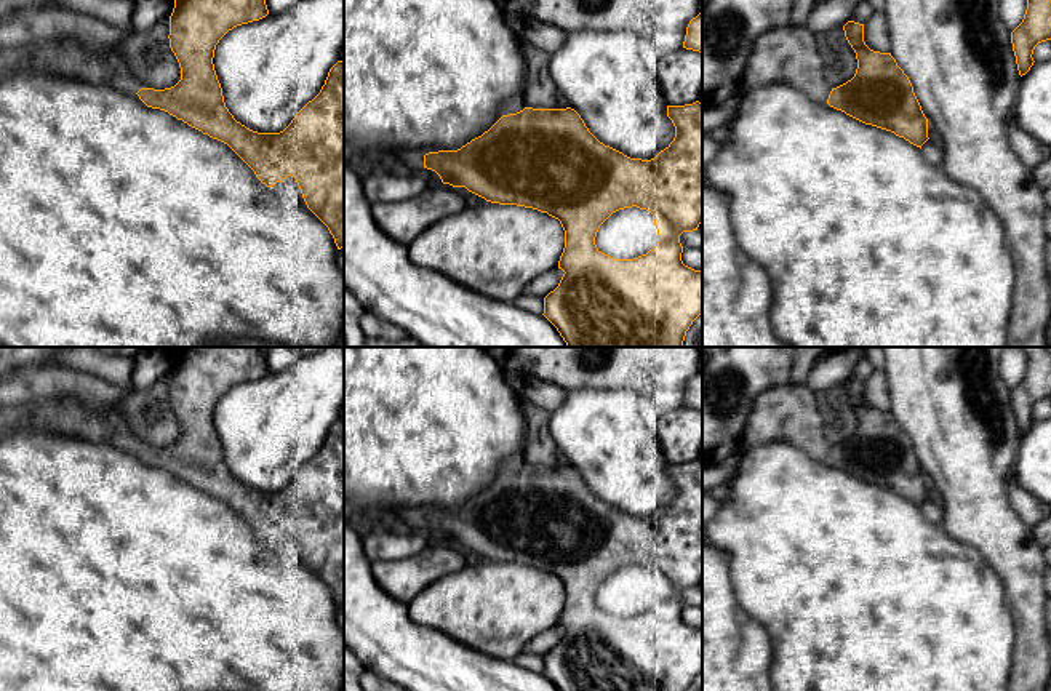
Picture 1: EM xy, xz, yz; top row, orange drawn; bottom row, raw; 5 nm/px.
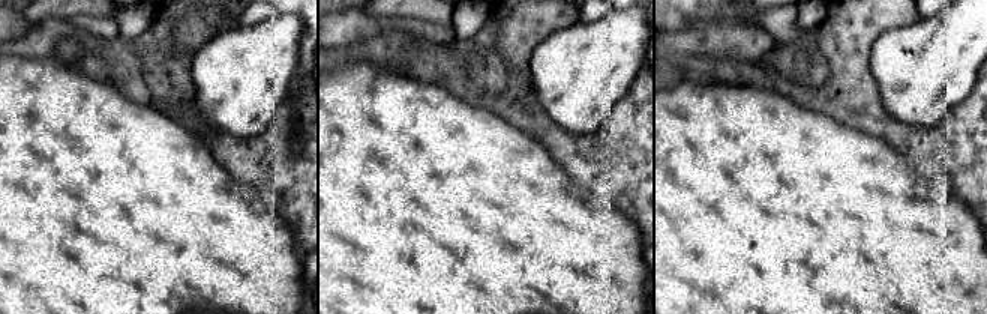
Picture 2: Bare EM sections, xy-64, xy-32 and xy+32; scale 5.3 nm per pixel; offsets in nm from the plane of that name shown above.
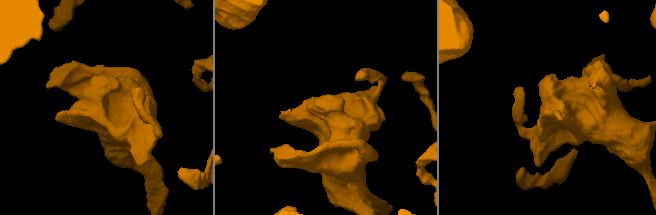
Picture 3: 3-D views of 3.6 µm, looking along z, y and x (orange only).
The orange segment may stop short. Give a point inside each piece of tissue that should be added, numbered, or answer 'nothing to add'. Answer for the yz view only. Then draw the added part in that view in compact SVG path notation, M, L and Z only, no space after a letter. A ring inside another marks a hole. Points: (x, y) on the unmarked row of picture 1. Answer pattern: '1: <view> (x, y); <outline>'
1: yz (789, 413); M784 384L761 392L744 429L741 448L789 441L814 461L827 461L832 449L824 435L816 392Z

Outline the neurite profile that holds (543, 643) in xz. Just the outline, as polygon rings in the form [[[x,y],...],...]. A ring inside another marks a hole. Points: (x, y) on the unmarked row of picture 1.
[[[553,627],[550,630],[545,630],[539,635],[536,635],[525,648],[522,653],[525,654],[537,654],[537,656],[545,656],[550,649],[553,649],[561,635],[563,635],[563,629],[561,627]]]

